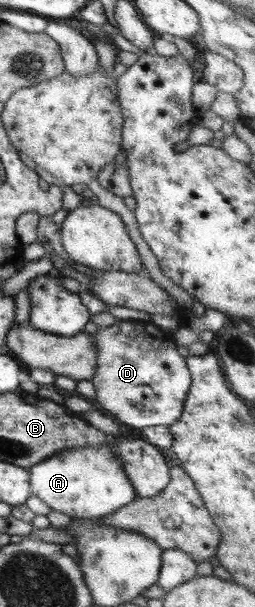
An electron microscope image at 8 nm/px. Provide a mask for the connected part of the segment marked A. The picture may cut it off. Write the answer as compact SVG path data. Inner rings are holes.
M113 438L98 447L75 447L62 450L53 457L27 470L30 492L52 511L74 519L102 519L136 499L122 464L113 453Z

